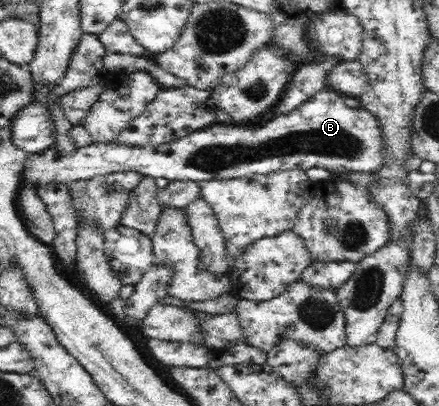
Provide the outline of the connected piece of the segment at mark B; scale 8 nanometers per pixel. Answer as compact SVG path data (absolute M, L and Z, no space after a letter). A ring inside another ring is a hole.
M325 86L319 93L302 102L286 113L279 113L265 126L249 128L241 124L221 124L215 122L209 127L189 133L177 140L160 145L129 146L119 142L92 142L90 145L75 148L71 152L61 151L56 146L49 146L39 152L26 152L20 170L22 184L32 184L37 188L53 185L68 185L71 182L89 178L107 178L108 174L118 170L131 169L150 177L163 177L170 181L204 181L224 178L251 176L253 173L267 174L281 169L324 168L334 174L351 171L379 173L381 168L397 164L399 168L411 172L421 166L423 159L415 151L406 153L405 157L395 157L389 152L389 144L385 137L384 124L367 107L349 107L336 90Z

